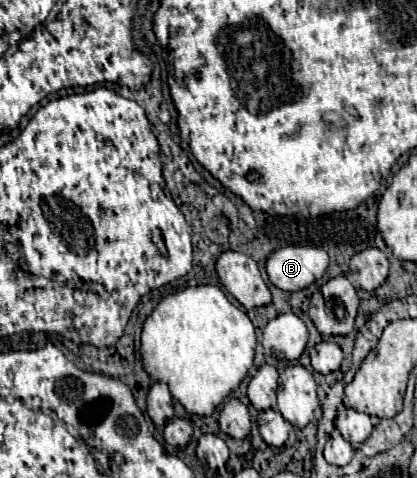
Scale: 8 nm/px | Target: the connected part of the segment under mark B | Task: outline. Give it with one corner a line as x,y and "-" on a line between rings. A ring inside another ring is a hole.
283,246
265,264
269,280
285,290
297,292
319,280
329,264
327,252
315,246

